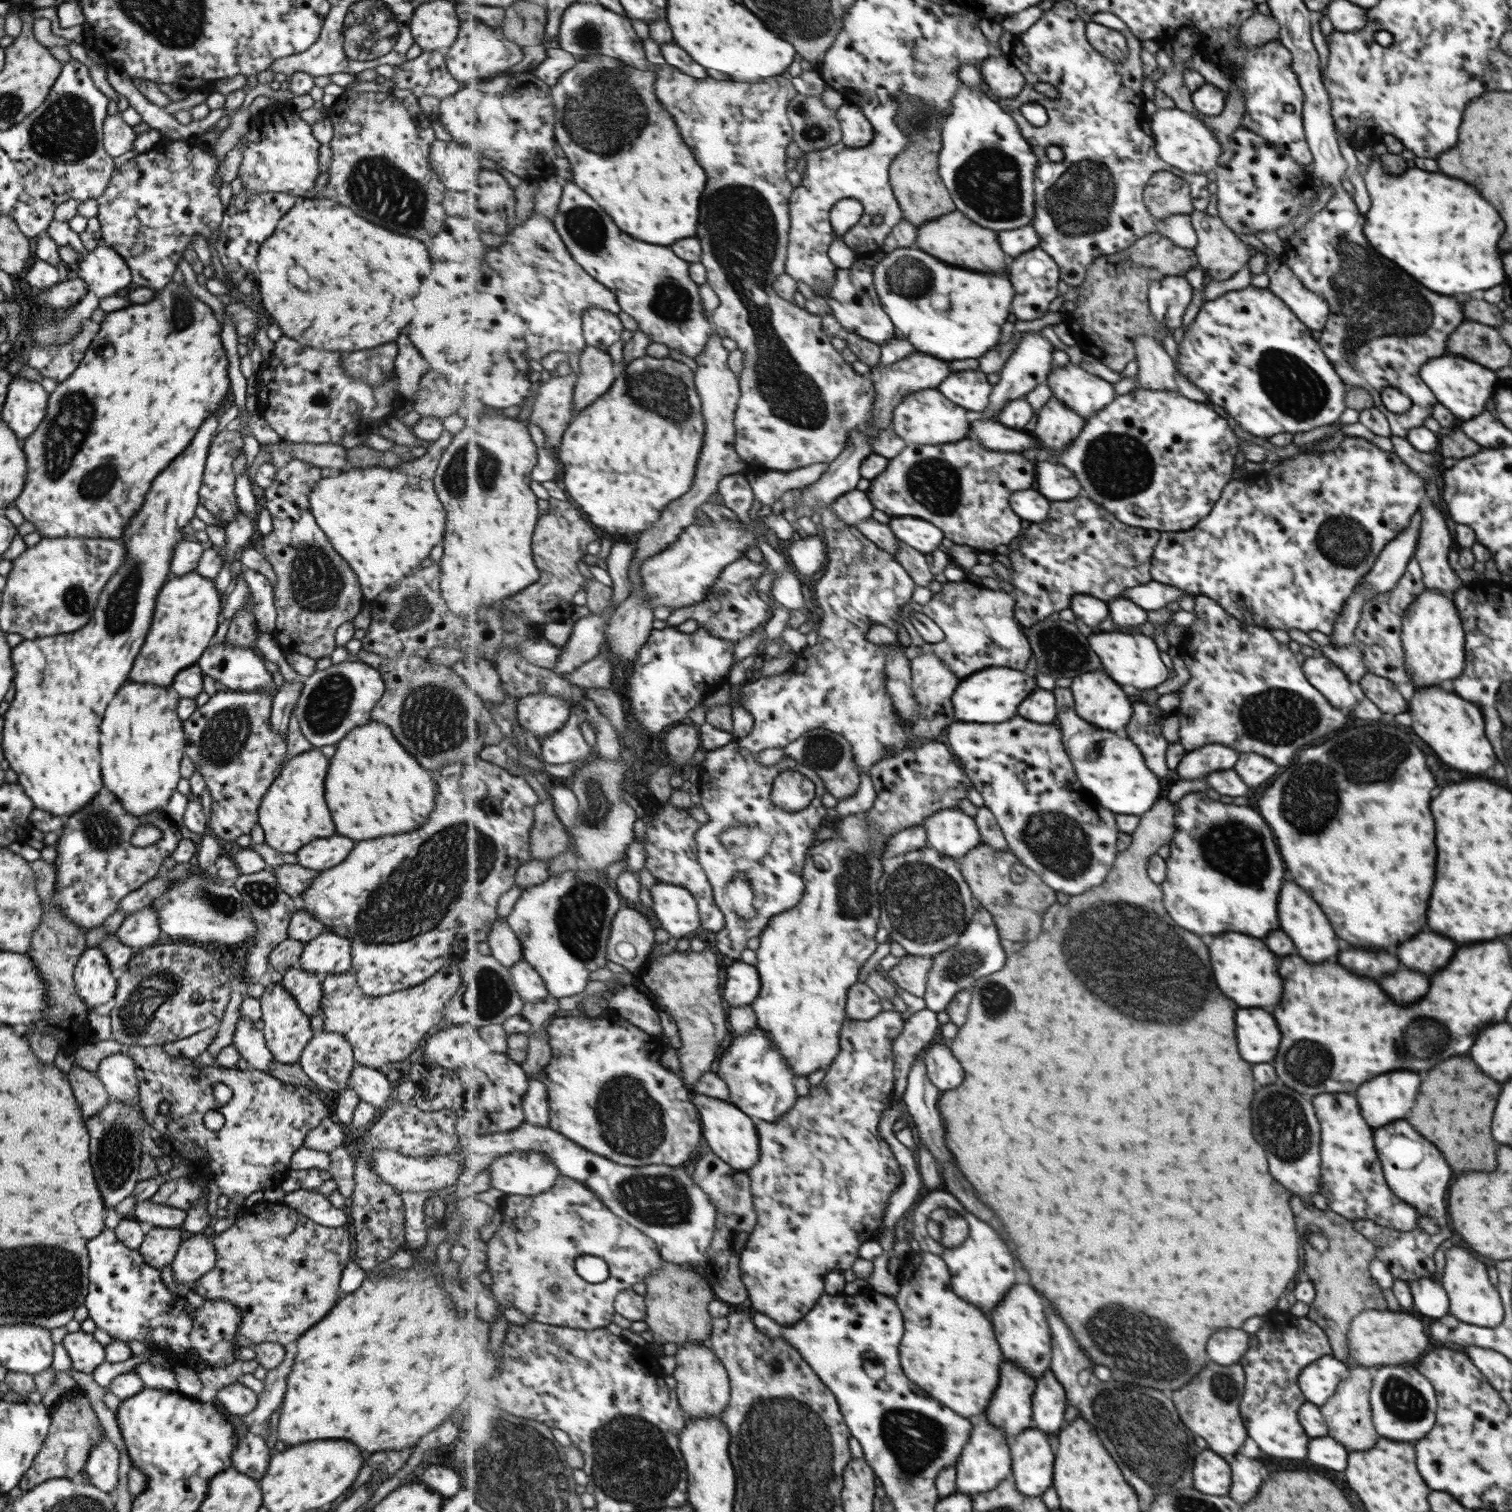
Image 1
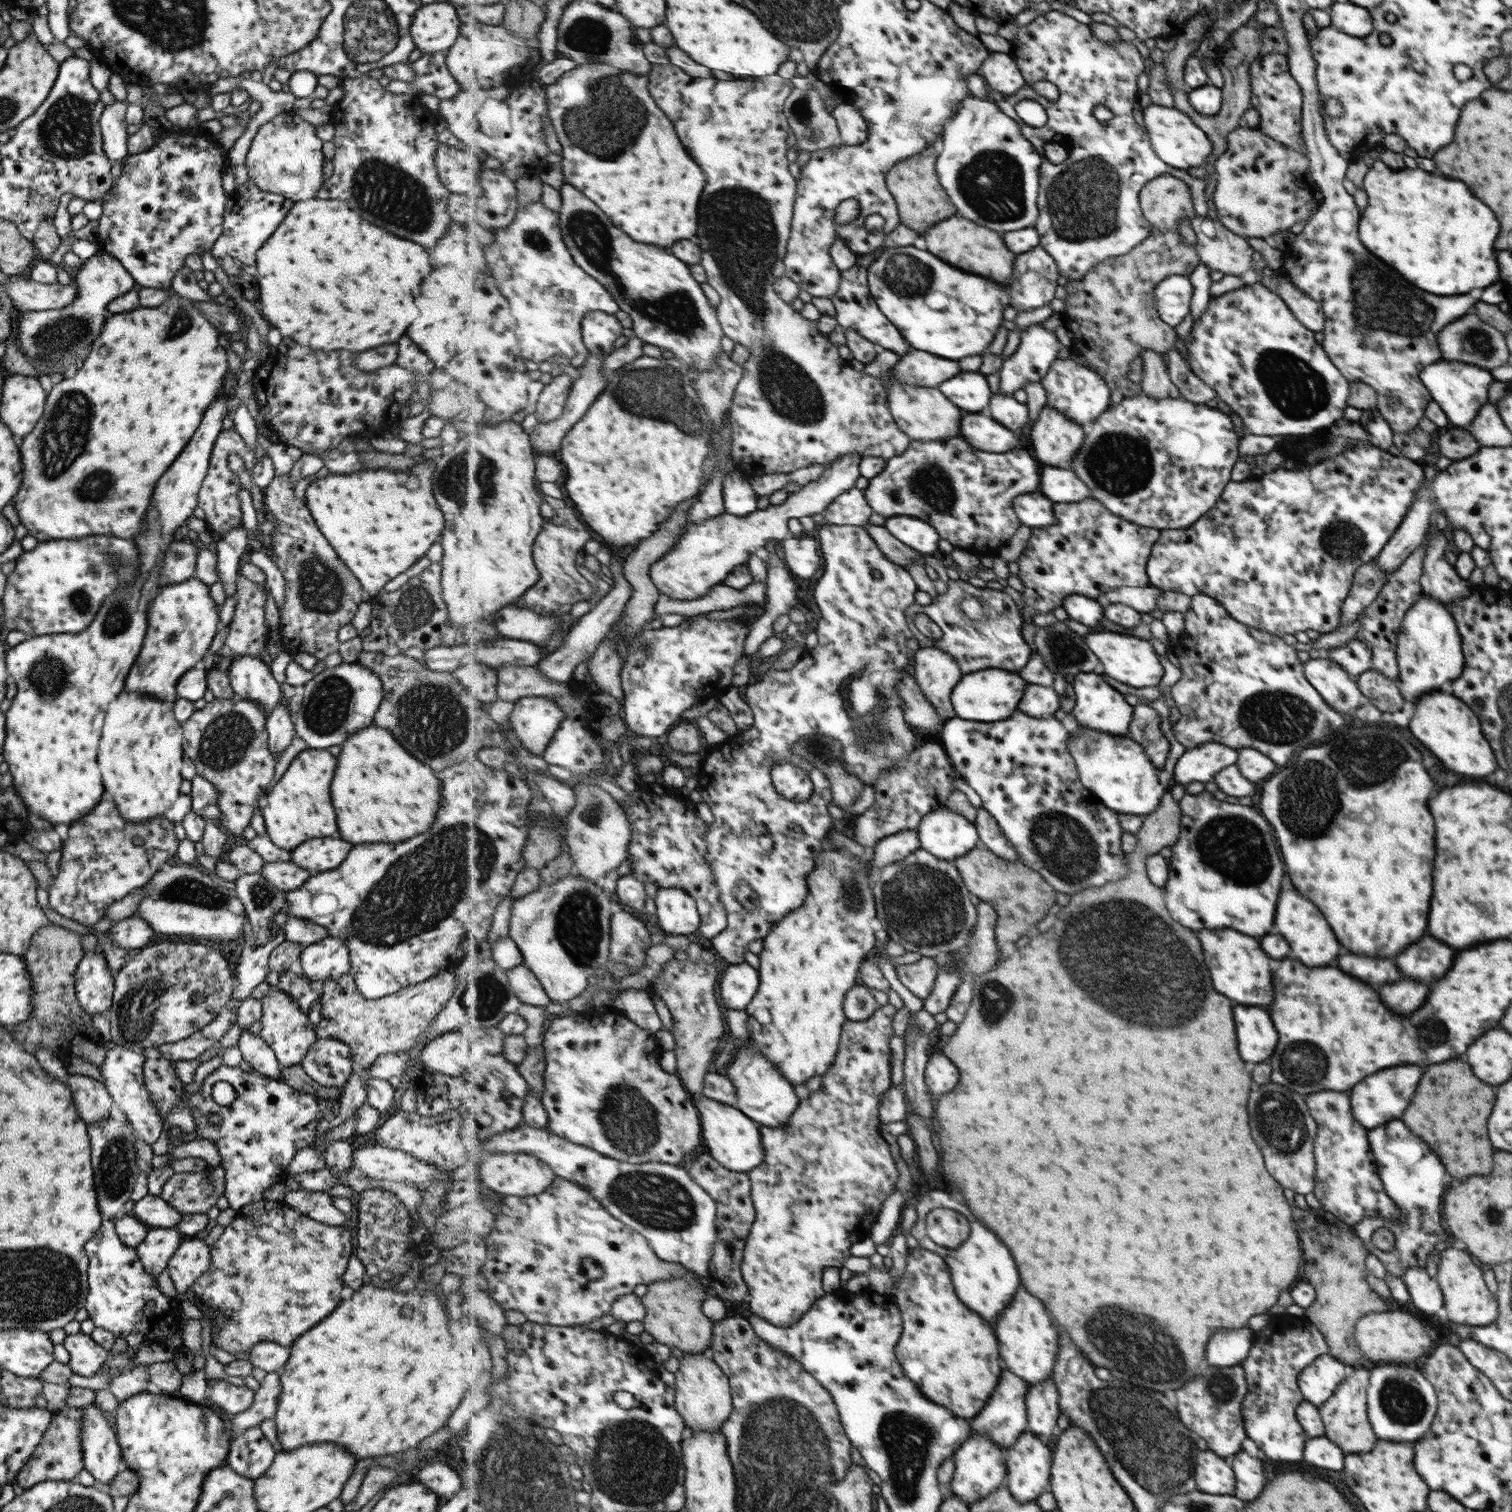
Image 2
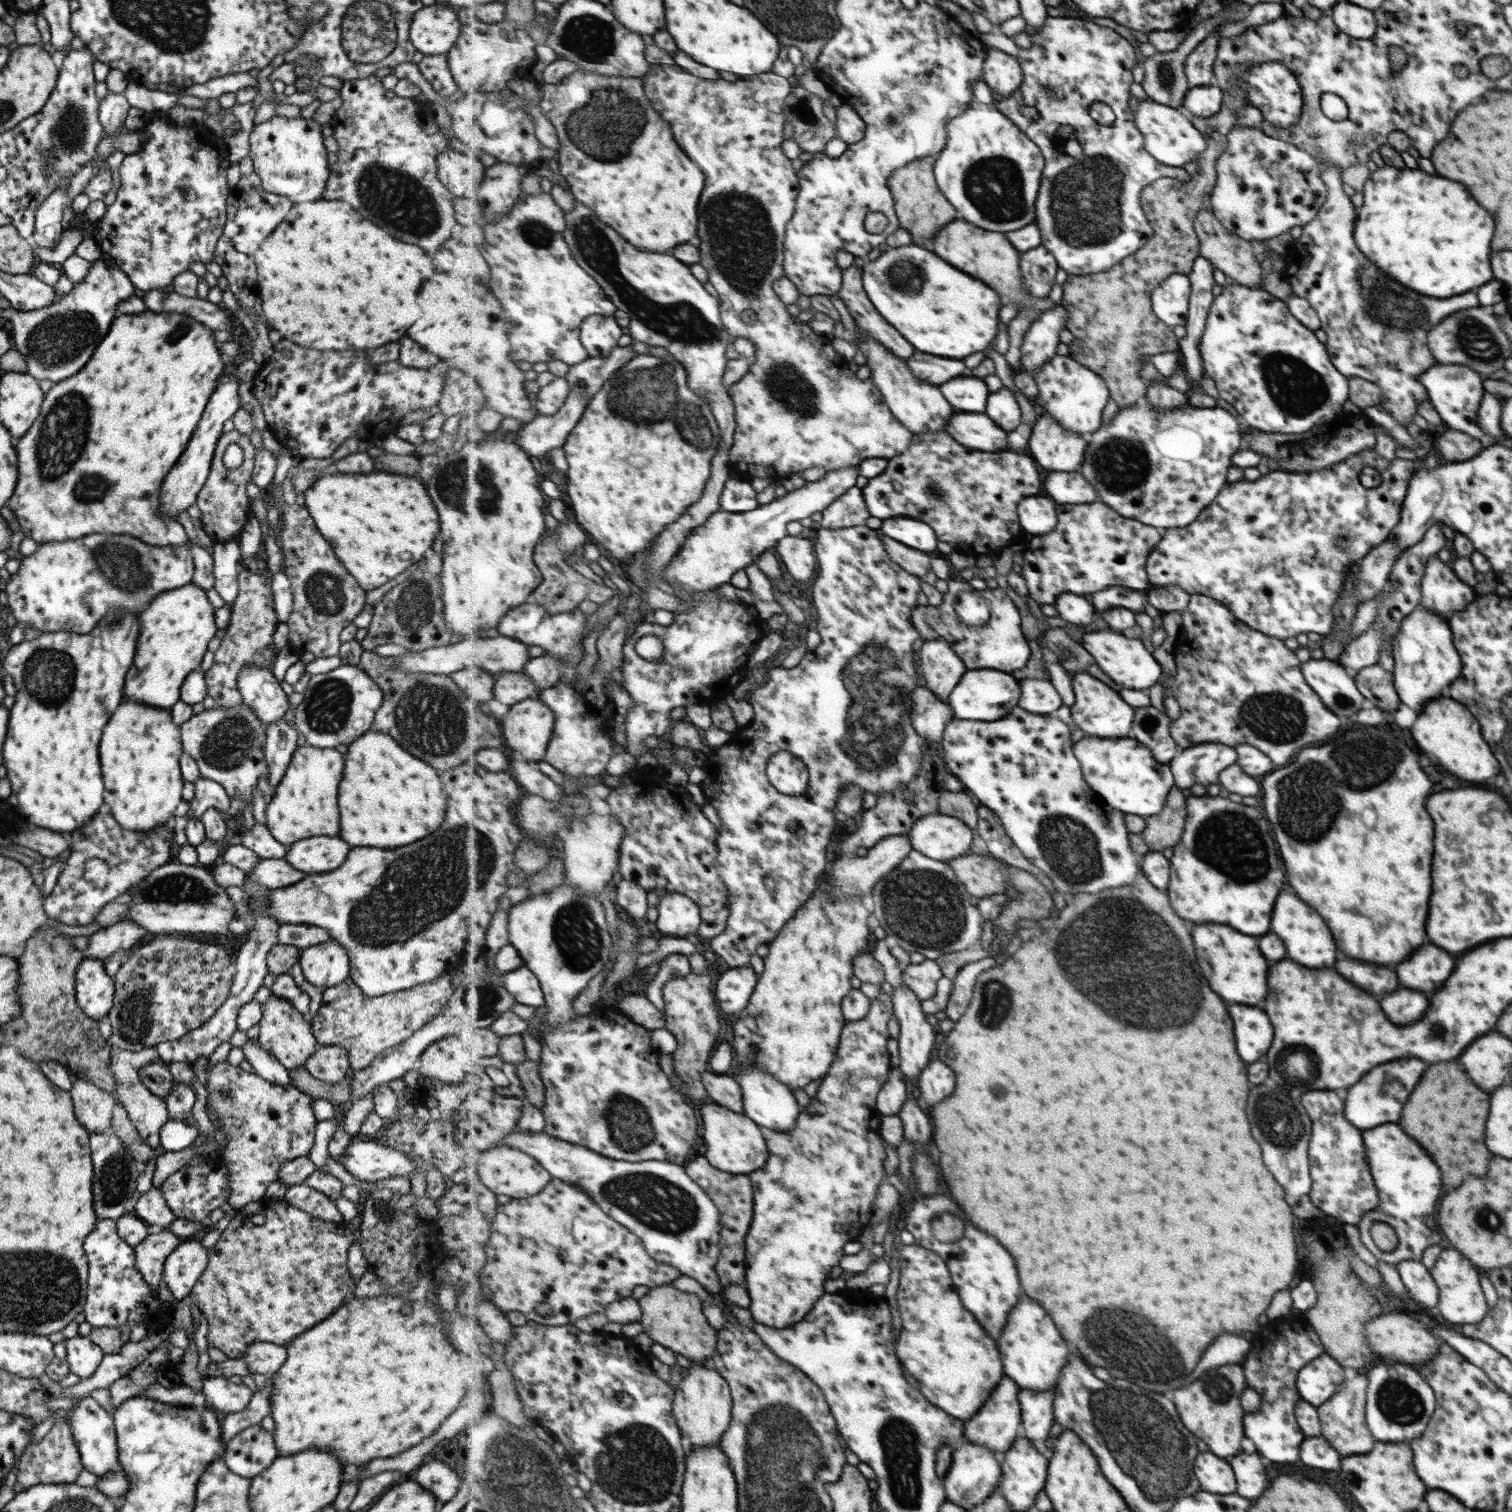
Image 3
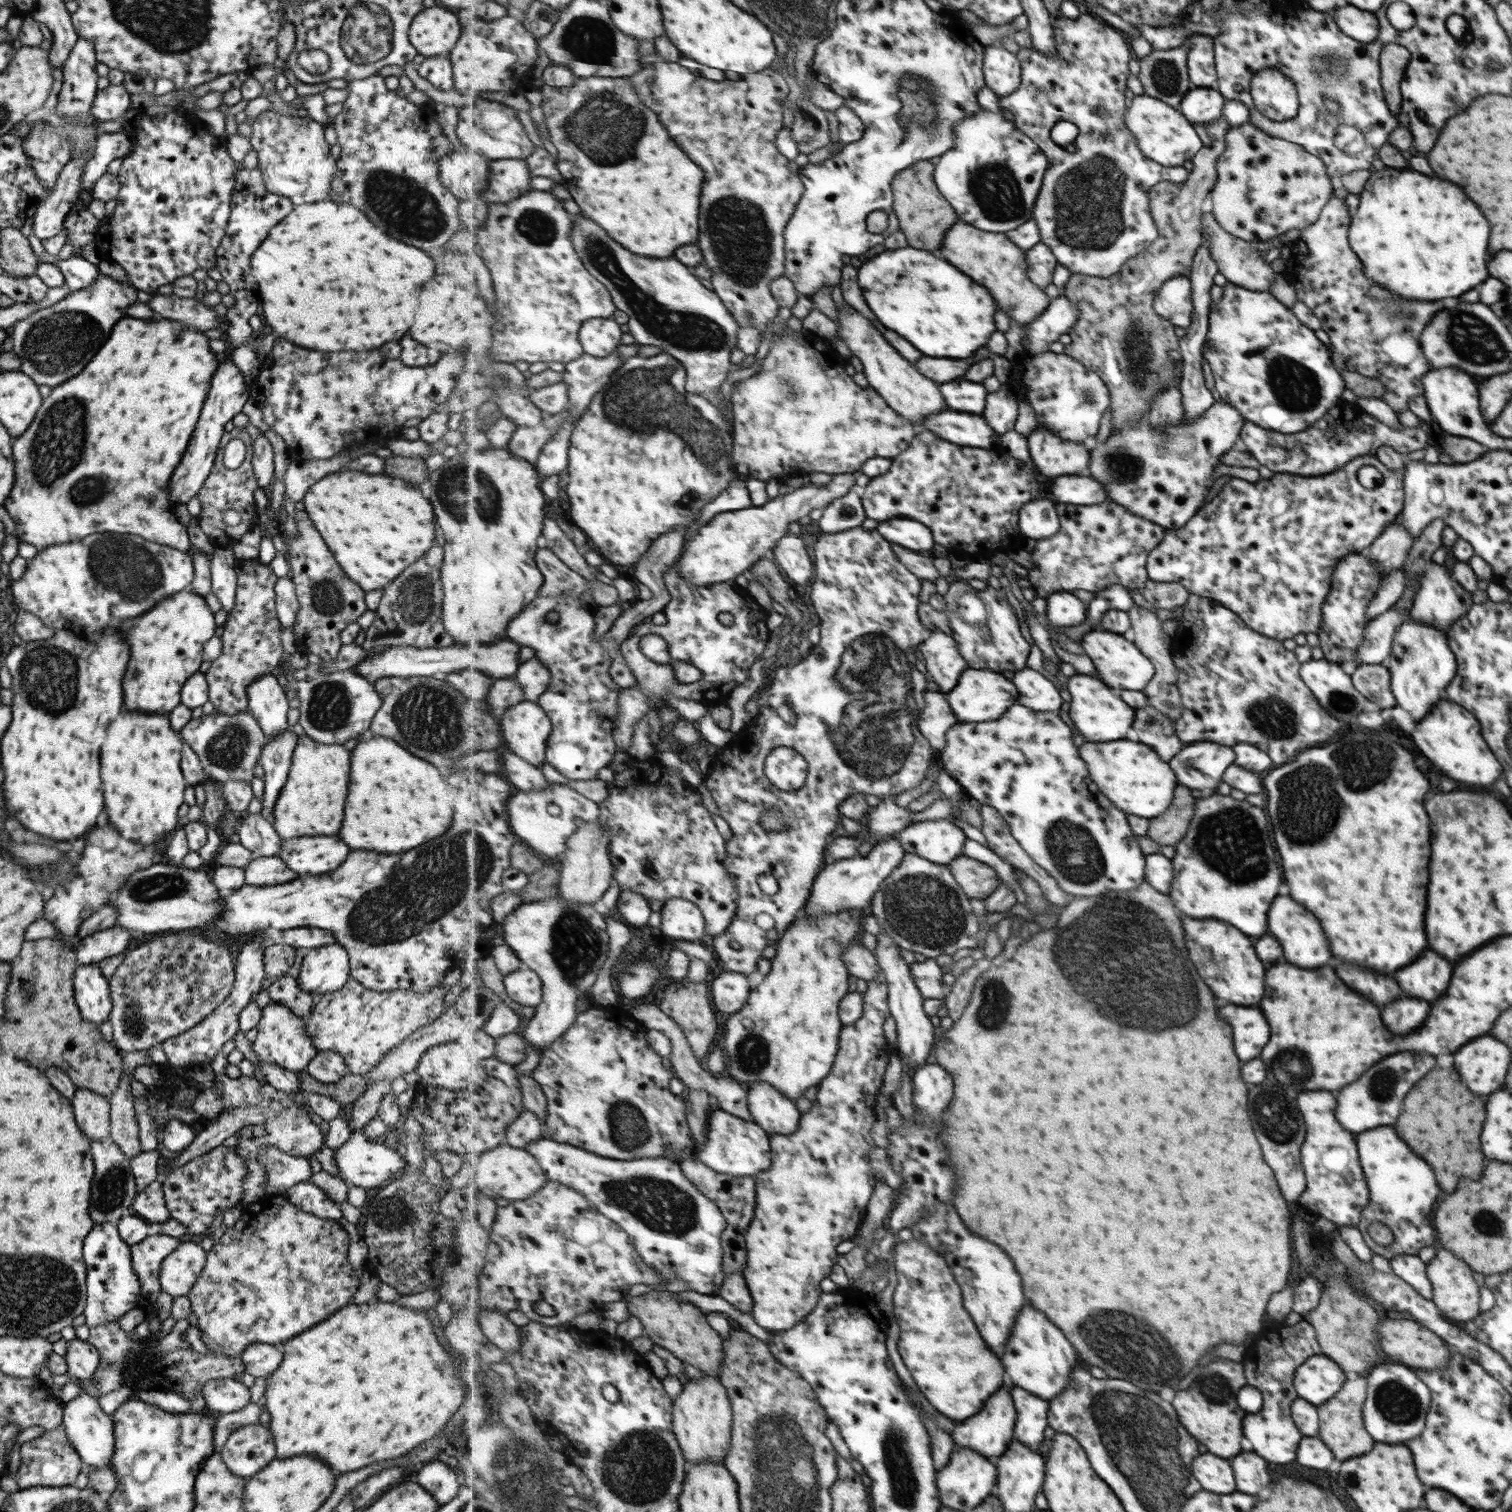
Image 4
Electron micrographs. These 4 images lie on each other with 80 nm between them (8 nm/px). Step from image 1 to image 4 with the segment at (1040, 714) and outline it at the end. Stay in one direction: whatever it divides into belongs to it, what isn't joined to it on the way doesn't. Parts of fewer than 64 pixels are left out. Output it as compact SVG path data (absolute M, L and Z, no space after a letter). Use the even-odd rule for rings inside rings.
M1033 668L1017 670L1017 676L1013 682L1019 686L1019 690L1023 690L1018 700L1018 703L1023 706L1049 713L1058 711L1063 704L1063 698L1057 686Z

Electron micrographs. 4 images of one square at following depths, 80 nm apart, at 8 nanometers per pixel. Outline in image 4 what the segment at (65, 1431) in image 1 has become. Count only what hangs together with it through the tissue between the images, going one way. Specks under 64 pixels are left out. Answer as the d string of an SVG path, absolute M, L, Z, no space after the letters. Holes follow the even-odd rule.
M59 1423L55 1430L44 1432L40 1437L21 1445L19 1467L12 1476L19 1489L32 1486L58 1487L76 1485L78 1483L76 1477L83 1471L84 1465L81 1463L75 1450L67 1442L63 1428L62 1423Z

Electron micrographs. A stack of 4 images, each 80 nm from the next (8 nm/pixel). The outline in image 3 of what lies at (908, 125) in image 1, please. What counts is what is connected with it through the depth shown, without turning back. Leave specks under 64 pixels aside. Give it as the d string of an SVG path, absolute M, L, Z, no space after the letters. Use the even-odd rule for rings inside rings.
M937 156L925 157L910 162L909 165L897 169L889 180L890 189L894 193L895 208L899 214L900 226L907 228L913 234L914 244L919 242L925 246L931 245L935 238L935 234L943 228L943 226L953 222L957 218L957 210L951 204L950 199L939 188L938 179L935 176L934 168Z

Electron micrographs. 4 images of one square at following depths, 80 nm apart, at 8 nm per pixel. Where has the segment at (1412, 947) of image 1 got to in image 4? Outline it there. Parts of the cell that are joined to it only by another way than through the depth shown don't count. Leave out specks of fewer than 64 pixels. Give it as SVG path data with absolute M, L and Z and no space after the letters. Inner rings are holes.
M1425 950L1415 962L1403 966L1403 970L1395 972L1399 978L1399 986L1403 986L1403 994L1423 998L1427 1002L1439 998L1449 982L1451 964L1443 960L1439 954Z

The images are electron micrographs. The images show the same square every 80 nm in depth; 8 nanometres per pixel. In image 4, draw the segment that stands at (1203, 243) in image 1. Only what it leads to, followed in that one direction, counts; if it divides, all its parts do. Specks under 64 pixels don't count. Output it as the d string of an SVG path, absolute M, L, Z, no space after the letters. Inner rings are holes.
M1202 212L1200 218L1202 232L1208 238L1207 250L1216 264L1219 274L1223 275L1227 282L1235 286L1245 287L1250 291L1265 292L1269 290L1273 282L1273 274L1271 268L1255 254L1255 250L1251 248L1252 244L1240 238L1235 238L1234 235L1223 230L1210 212Z

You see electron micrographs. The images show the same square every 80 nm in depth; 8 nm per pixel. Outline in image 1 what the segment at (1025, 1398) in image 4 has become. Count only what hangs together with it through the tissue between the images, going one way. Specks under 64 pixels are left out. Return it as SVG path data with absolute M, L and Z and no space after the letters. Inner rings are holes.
M1052 1369L1038 1379L1034 1394L1034 1426L1045 1433L1058 1433L1065 1427L1068 1396Z

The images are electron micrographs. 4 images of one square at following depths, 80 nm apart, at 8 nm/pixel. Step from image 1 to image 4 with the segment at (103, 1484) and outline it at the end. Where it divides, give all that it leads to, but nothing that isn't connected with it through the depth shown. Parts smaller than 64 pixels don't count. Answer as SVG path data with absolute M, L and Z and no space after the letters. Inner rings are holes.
M83 1392L73 1400L64 1403L61 1423L64 1426L63 1432L67 1442L85 1467L101 1469L109 1466L114 1442L112 1418L101 1410L97 1398Z

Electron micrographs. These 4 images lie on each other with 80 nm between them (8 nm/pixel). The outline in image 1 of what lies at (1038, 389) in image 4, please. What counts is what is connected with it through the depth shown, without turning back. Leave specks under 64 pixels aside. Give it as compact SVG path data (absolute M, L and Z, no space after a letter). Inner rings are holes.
M1069 363L1067 366L1058 366L1051 371L1046 383L1053 394L1064 402L1064 405L1070 406L1075 412L1078 412L1085 420L1094 417L1101 409L1105 409L1117 397L1113 383L1103 380L1101 376L1095 376L1083 370L1077 365Z

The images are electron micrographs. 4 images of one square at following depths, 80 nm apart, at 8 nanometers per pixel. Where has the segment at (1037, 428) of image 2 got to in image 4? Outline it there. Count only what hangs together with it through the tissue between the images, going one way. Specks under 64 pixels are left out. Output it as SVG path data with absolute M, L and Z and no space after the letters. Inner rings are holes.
M1047 427L1035 428L1028 436L1033 464L1041 474L1051 478L1063 475L1090 476L1090 450L1085 444L1068 441Z

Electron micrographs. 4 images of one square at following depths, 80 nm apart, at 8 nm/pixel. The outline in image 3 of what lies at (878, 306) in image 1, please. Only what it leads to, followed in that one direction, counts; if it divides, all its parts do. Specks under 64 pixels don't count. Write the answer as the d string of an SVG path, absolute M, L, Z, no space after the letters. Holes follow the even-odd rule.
M850 266L842 270L842 289L839 298L847 305L851 318L856 321L860 330L866 330L873 338L885 345L889 350L903 358L911 358L915 348L907 342L897 328L893 328L886 318L879 314L874 302L867 294L863 282L863 268Z

